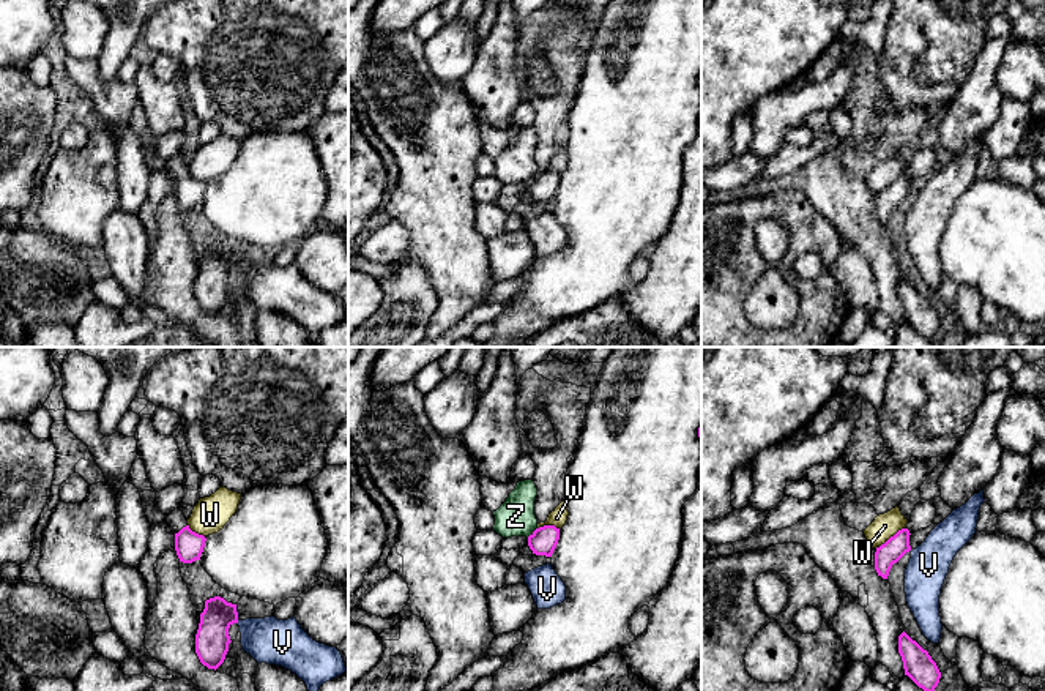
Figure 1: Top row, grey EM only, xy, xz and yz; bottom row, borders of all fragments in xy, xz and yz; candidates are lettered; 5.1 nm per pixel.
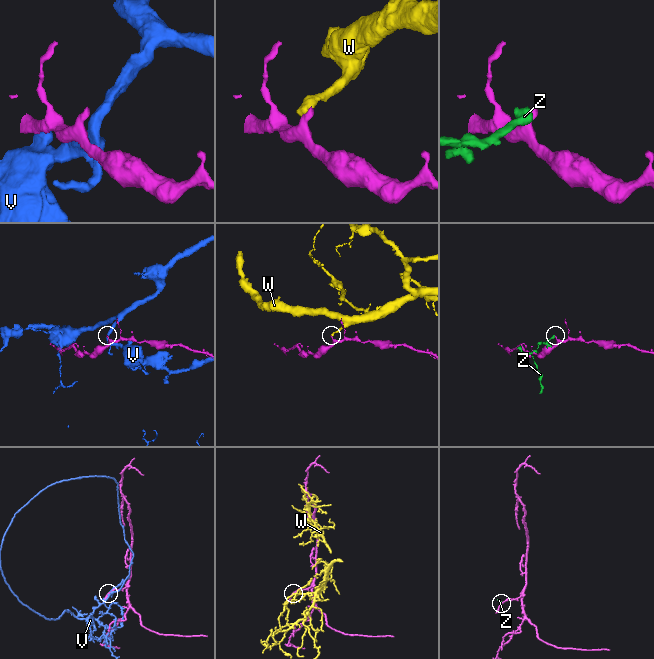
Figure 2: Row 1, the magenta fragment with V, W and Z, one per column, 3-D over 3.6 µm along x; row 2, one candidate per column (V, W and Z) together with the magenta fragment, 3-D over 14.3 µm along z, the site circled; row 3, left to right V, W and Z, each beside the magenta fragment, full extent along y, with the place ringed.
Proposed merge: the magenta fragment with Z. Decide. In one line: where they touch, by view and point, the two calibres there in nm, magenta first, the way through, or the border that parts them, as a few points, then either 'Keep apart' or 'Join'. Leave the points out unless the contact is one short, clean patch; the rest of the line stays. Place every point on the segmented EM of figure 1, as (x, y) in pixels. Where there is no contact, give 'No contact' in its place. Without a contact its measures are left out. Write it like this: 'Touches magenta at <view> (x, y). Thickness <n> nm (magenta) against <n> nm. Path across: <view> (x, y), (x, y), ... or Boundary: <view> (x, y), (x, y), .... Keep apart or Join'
Touches magenta at xz (533, 532). Thickness 140 nm (magenta) against 190 nm. Boundary: xz (536, 527), (527, 537). Keep apart

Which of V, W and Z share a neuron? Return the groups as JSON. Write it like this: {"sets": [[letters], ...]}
{"sets": [["V"], ["W", "Z"]]}

